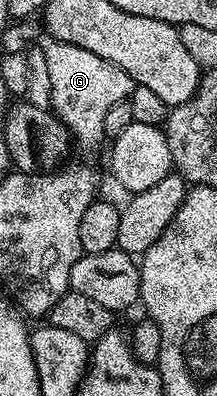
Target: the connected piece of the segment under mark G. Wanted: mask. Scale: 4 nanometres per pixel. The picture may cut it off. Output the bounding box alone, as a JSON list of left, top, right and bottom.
[44,41,135,149]

